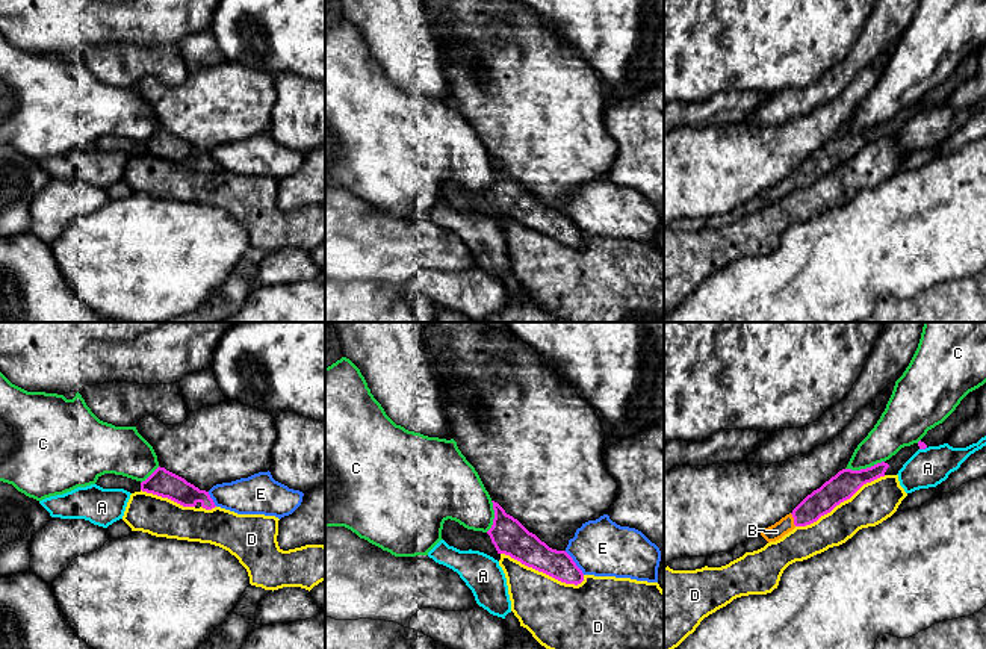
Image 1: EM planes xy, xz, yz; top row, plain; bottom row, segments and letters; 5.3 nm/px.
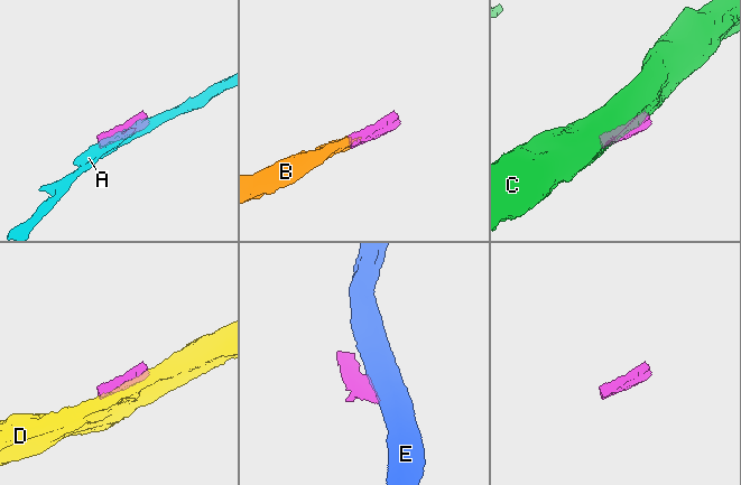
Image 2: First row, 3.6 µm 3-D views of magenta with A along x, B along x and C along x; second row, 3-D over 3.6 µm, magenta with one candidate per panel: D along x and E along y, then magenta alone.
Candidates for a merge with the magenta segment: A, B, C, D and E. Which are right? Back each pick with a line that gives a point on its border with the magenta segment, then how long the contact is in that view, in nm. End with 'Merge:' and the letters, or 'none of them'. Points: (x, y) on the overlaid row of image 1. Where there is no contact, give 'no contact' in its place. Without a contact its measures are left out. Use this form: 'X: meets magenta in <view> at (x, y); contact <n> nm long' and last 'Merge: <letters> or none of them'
B: meets magenta in yz at (794, 519); contact 80 nm long
Merge: B

